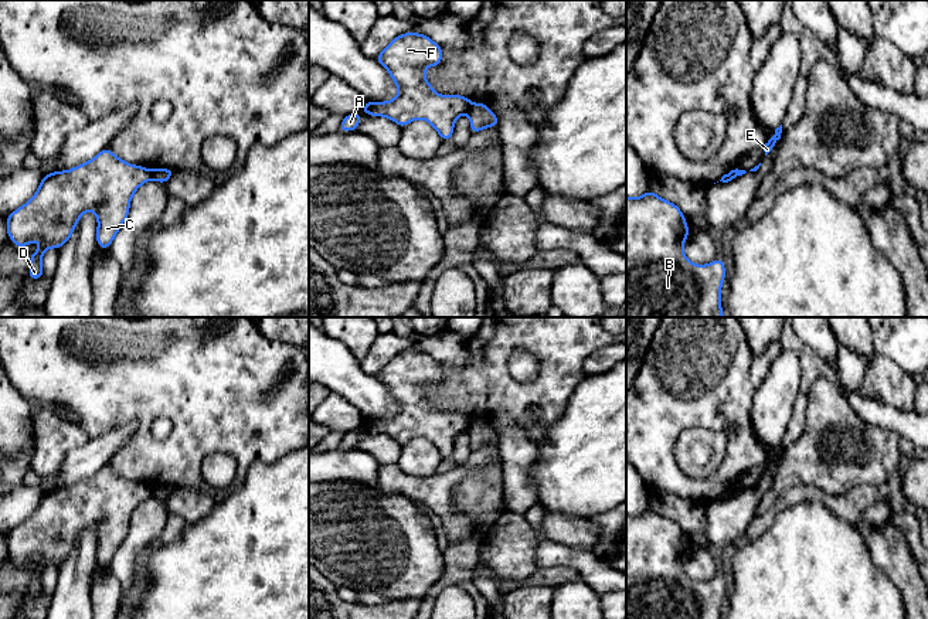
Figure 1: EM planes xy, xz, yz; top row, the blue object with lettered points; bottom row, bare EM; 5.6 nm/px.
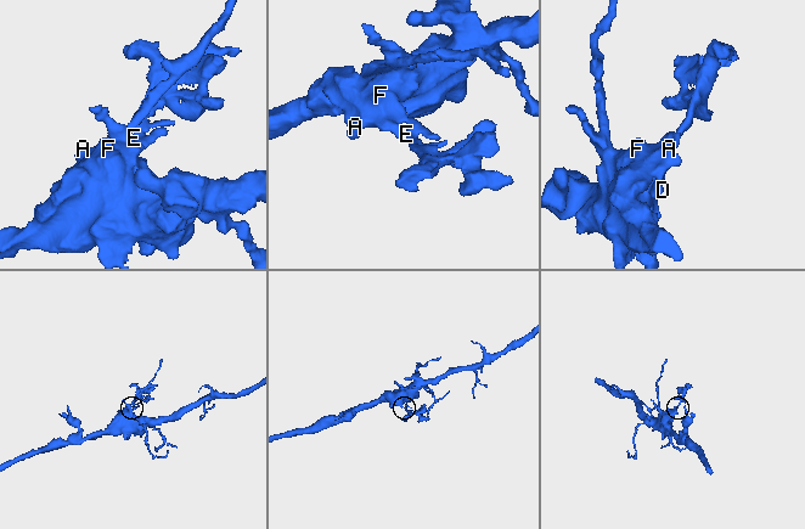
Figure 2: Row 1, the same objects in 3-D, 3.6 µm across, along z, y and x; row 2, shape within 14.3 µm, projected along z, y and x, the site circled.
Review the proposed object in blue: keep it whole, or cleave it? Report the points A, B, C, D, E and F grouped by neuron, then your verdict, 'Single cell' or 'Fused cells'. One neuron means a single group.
Groups: A B C D F / E. Fused cells

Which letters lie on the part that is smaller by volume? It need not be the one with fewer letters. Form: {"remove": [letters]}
{"remove": ["E"]}

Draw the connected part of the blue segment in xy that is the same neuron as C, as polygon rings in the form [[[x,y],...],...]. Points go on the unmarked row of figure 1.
[[[108,465],[71,487],[44,492],[31,517],[6,535],[7,552],[16,564],[28,564],[33,557],[40,561],[40,567],[30,571],[30,598],[44,594],[41,577],[45,568],[51,564],[58,568],[72,554],[75,543],[86,528],[96,531],[96,560],[101,567],[108,567],[129,533],[135,509],[150,496],[150,486],[126,480]]]

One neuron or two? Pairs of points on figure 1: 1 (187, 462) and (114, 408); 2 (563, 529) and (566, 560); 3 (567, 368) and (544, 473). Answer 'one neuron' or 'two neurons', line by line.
1: one neuron
2: two neurons
3: two neurons

